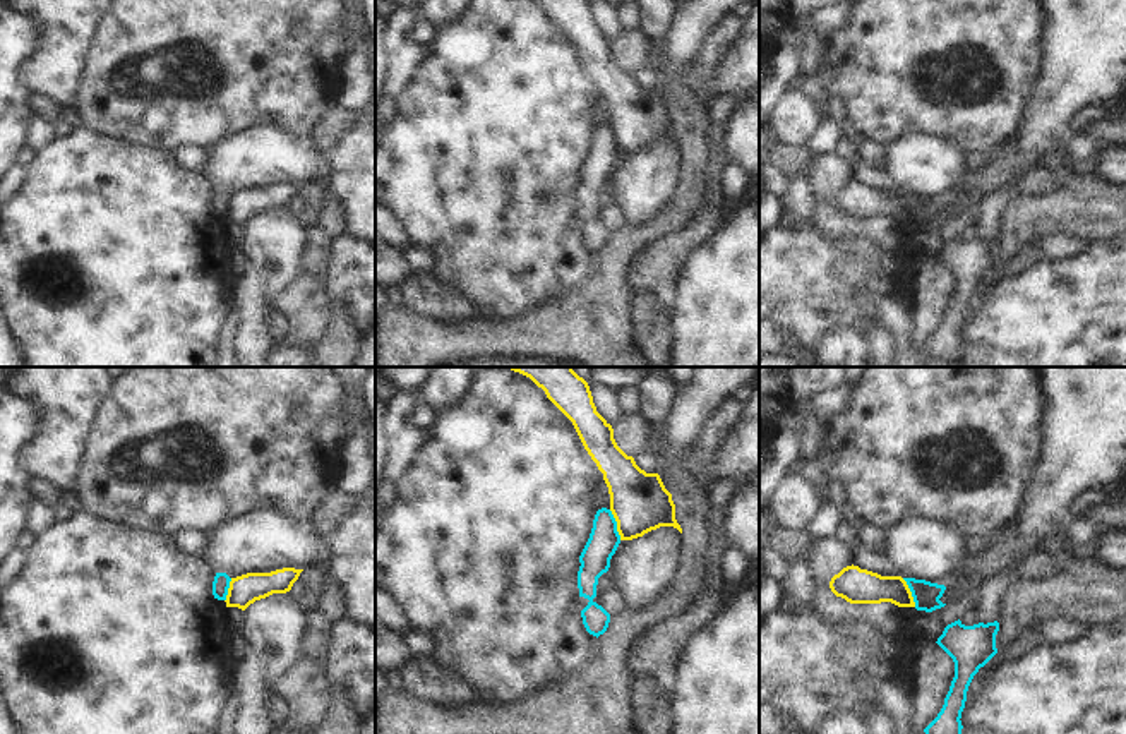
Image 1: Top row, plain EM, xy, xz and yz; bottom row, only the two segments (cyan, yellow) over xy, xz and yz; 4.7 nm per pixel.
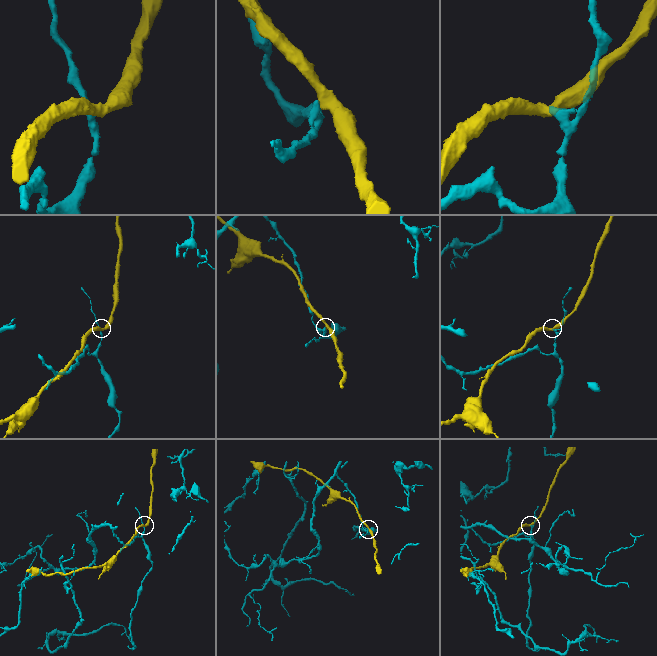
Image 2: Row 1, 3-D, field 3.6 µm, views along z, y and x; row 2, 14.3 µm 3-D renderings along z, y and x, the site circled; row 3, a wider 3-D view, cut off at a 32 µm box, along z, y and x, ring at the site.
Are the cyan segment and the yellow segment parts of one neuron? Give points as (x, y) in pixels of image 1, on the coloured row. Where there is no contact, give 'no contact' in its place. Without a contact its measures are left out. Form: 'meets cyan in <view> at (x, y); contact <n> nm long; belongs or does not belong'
meets cyan in xz at (616, 525); contact 160 nm long; does not belong

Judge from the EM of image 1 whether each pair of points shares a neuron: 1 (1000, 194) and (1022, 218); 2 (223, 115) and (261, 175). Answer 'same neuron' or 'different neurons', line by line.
1: different neurons
2: different neurons

